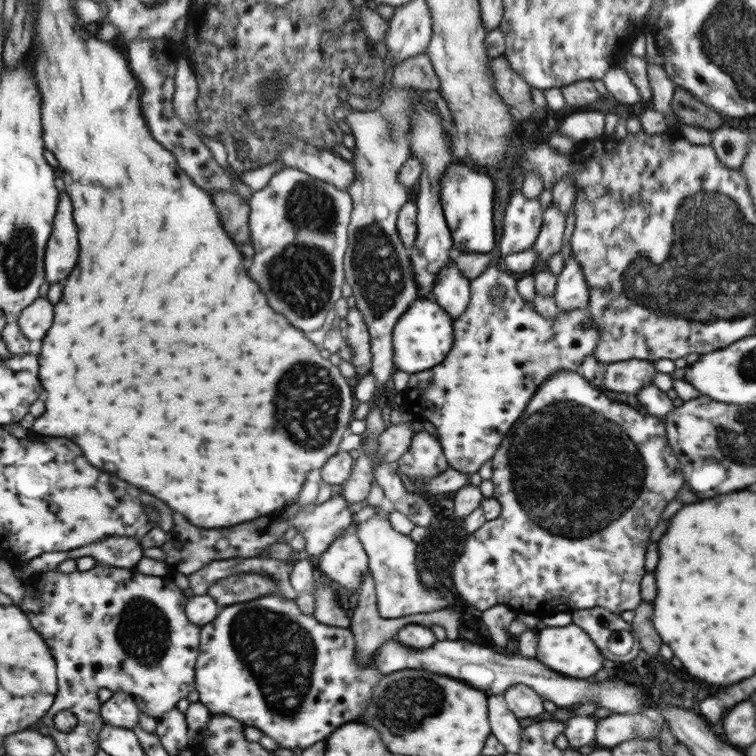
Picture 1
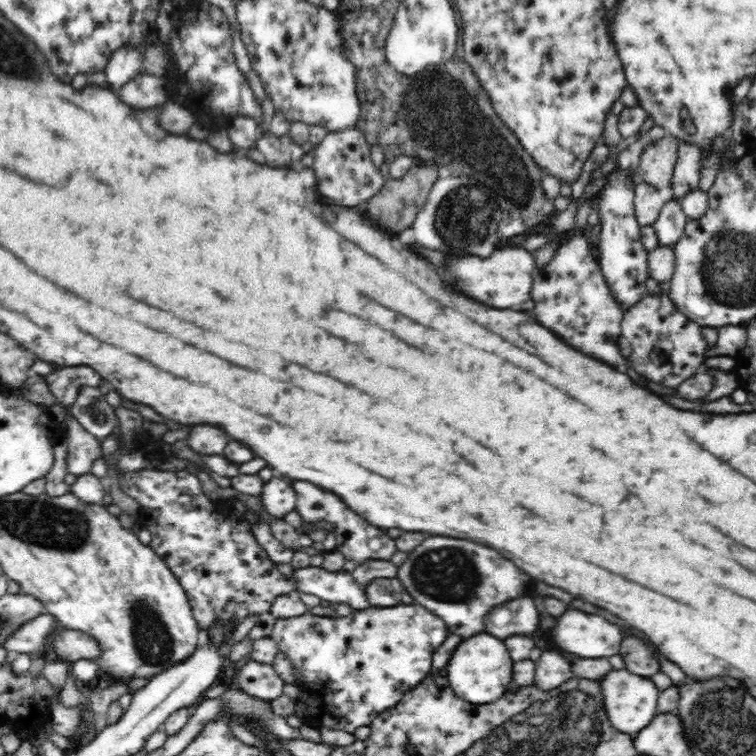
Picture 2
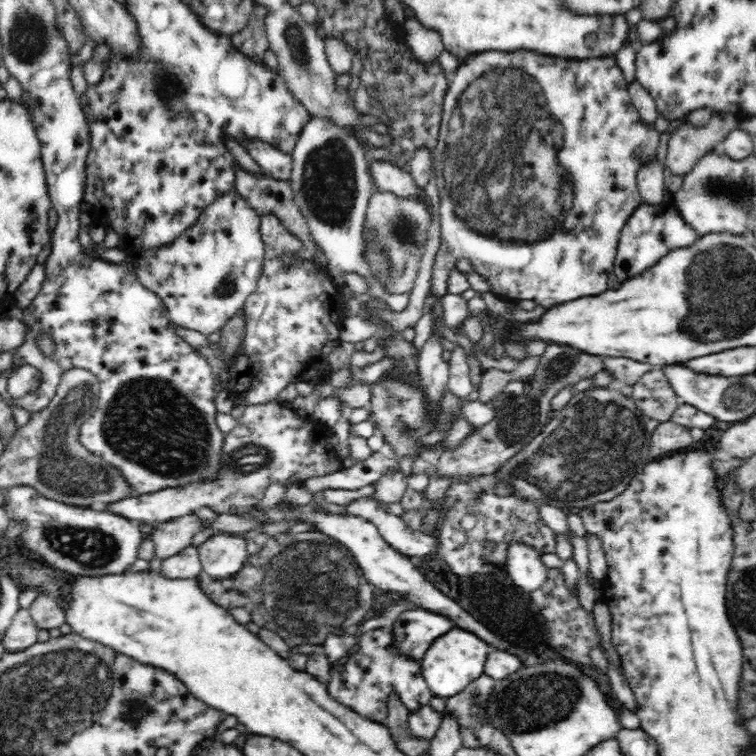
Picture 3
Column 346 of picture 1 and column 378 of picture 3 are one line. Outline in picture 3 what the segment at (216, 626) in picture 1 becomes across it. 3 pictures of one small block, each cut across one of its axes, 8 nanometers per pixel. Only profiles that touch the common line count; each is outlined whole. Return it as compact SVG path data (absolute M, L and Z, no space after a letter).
M382 628L366 631L359 637L359 642L358 652L354 652L351 657L345 658L338 664L337 670L331 671L330 680L326 683L330 696L334 697L339 703L348 706L352 712L378 723L384 723L388 716L388 697L391 692L396 691L398 693L408 712L414 712L429 705L432 692L422 676L421 661L403 654L401 648L399 648L399 642L389 630Z

